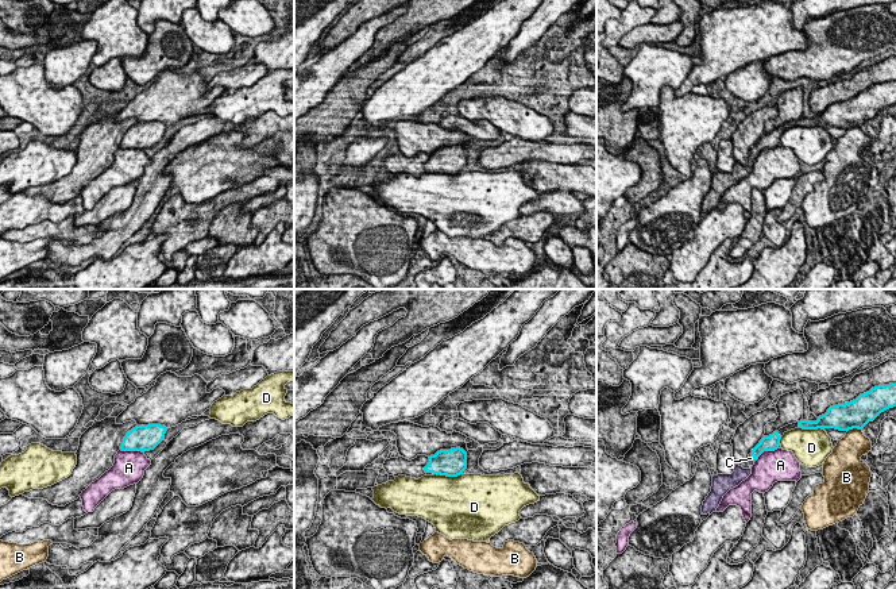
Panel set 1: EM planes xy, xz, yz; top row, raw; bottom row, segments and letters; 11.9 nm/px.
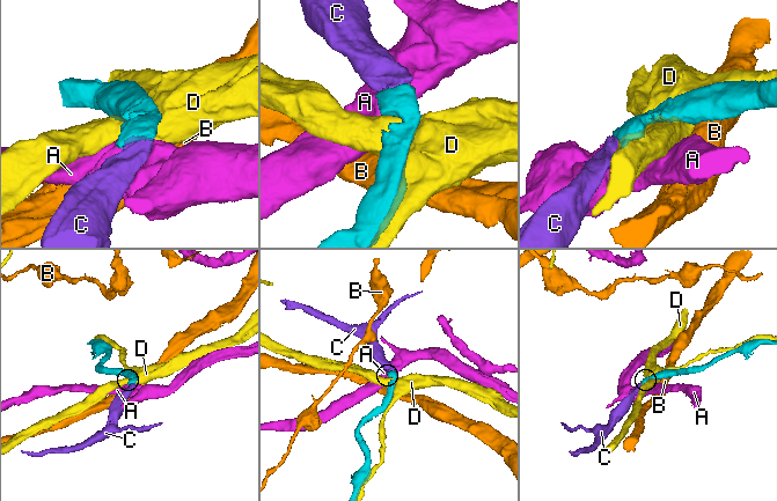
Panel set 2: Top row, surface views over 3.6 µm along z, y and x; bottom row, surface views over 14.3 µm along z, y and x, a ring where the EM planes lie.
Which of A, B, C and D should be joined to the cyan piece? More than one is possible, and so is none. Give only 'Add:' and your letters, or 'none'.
Add: C

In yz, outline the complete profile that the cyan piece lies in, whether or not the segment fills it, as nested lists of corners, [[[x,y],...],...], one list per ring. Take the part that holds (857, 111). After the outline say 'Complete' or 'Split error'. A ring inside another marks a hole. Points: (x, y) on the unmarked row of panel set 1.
[[[896,81],[874,84],[850,100],[830,104],[816,119],[800,118],[775,128],[769,134],[764,134],[749,151],[749,163],[753,163],[764,149],[777,147],[780,136],[787,128],[795,126],[835,126],[839,128],[849,128],[853,126],[862,127],[881,109],[893,104],[896,104]]]. Split error

